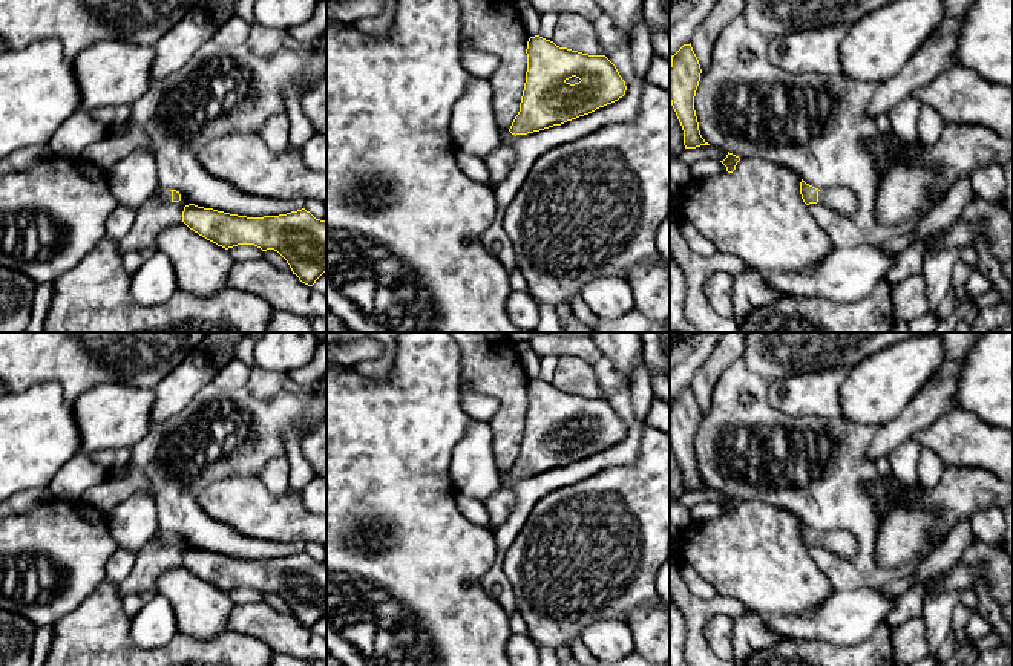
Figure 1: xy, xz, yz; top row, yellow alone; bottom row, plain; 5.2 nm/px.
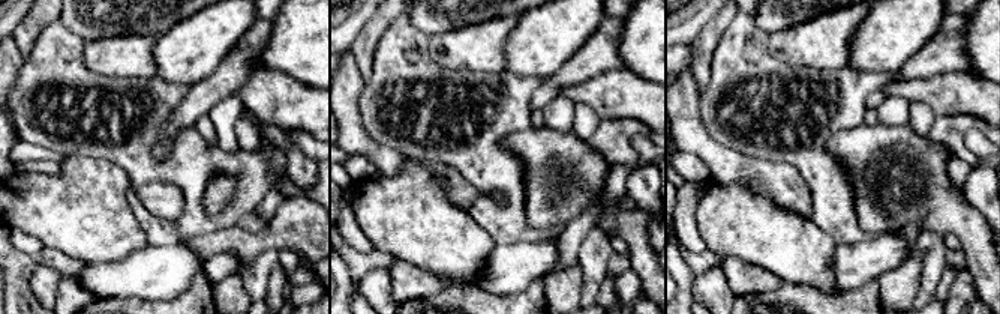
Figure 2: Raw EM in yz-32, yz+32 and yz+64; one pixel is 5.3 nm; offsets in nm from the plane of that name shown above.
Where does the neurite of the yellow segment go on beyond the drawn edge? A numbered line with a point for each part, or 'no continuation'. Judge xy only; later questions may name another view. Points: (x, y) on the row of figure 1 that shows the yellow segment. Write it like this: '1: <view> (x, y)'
1: xy (164, 195)

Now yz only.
1: yz (842, 201)

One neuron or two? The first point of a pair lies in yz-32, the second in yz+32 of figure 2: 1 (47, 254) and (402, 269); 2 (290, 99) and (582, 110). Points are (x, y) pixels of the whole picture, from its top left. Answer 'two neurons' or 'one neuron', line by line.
1: two neurons
2: two neurons

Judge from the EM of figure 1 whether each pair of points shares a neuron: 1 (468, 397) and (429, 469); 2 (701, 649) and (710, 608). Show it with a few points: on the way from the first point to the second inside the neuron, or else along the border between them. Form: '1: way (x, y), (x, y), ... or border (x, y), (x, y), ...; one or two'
1: border (458, 378), (458, 401), (474, 418); two
2: way (696, 639), (696, 622), (699, 619); one

